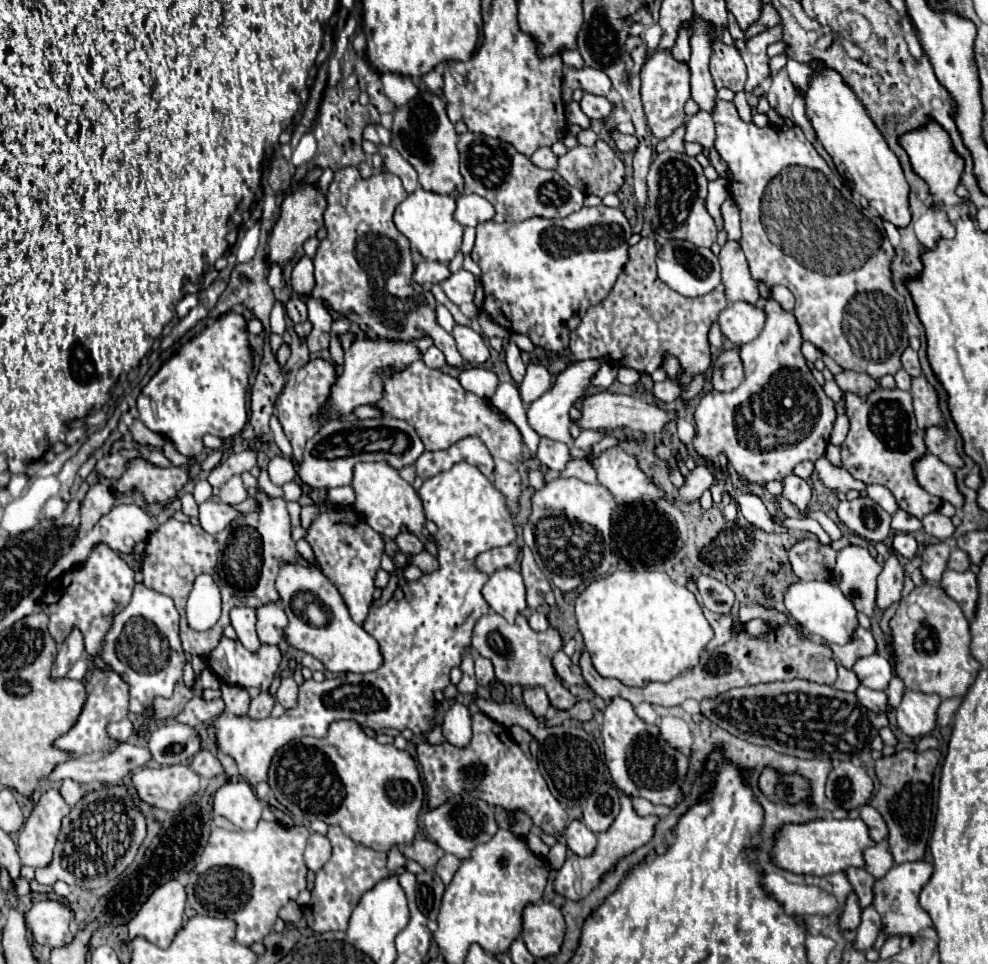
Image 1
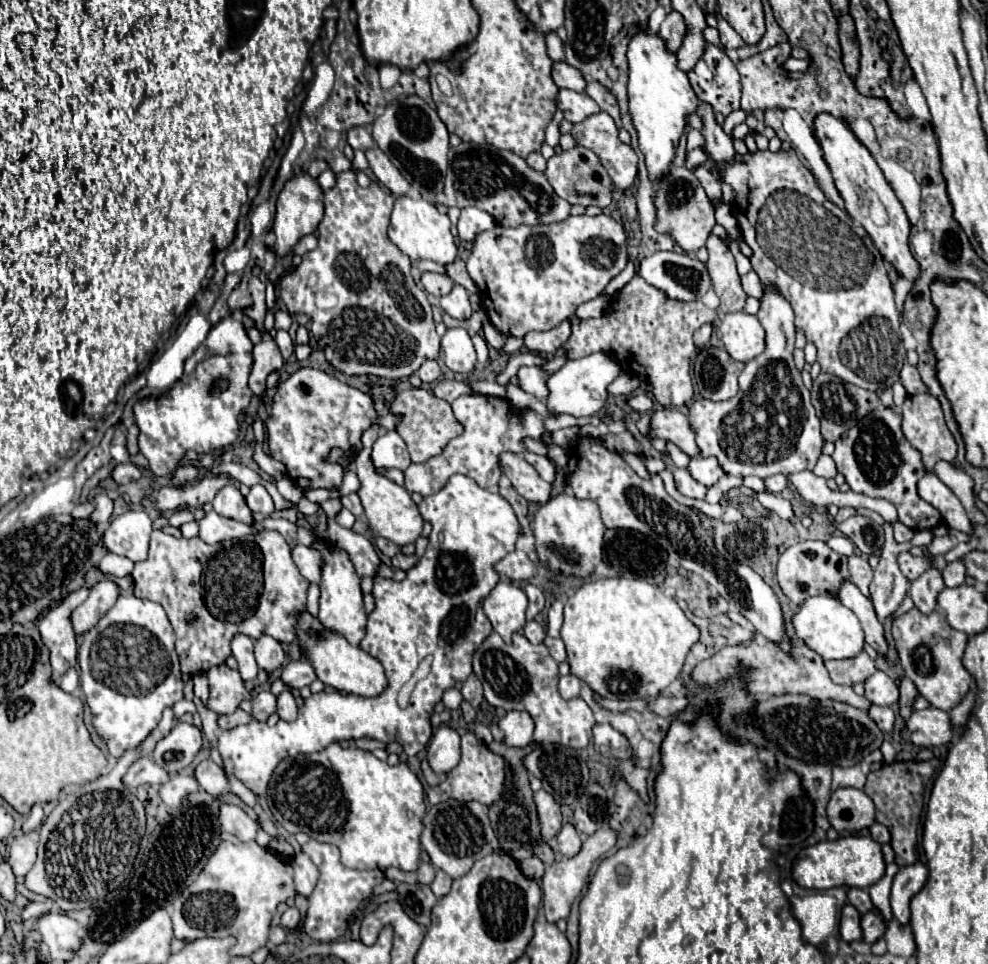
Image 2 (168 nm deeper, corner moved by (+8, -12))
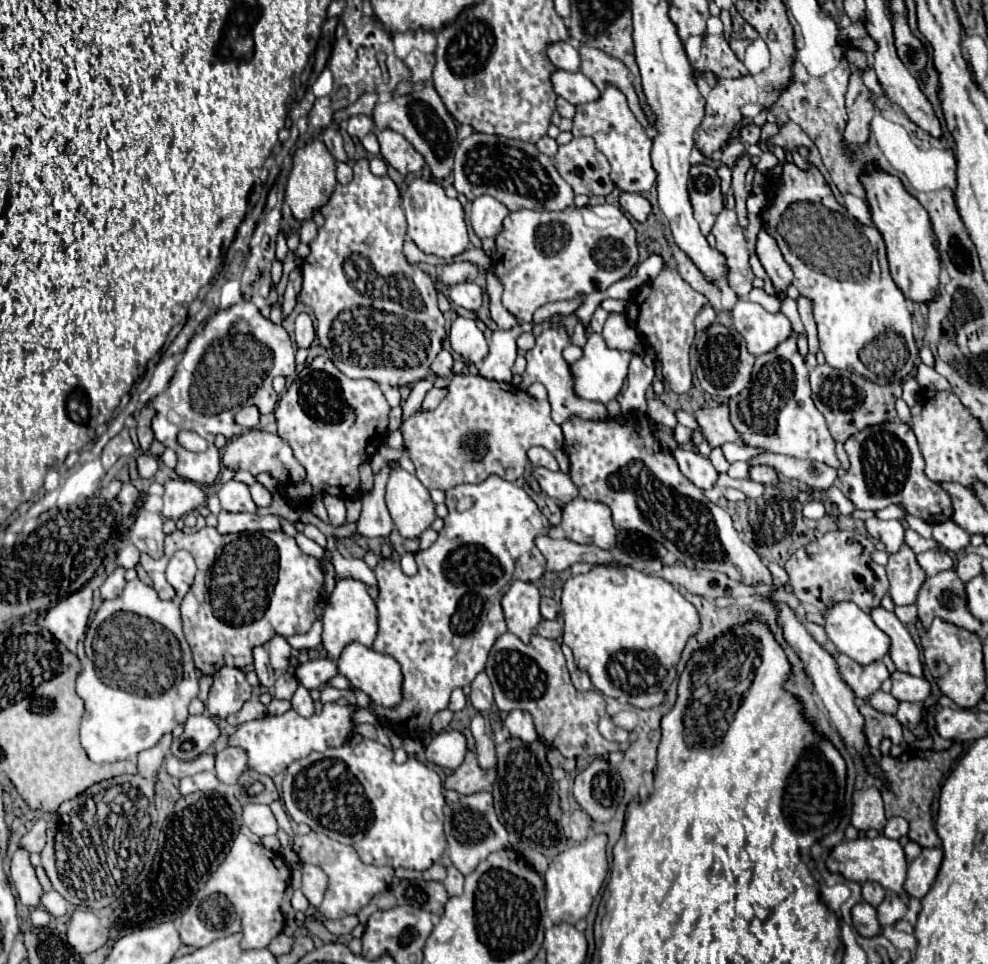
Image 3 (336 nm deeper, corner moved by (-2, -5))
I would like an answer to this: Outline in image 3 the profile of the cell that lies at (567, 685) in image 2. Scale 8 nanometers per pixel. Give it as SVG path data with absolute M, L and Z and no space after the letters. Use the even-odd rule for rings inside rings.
M579 669L575 673L571 673L571 681L573 681L573 685L575 685L577 691L589 691L593 687L589 675L585 671L579 671Z

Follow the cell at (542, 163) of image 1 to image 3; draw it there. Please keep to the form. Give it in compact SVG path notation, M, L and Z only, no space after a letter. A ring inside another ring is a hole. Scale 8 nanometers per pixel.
M545 135L545 137L541 137L541 139L537 141L537 149L539 149L541 153L545 153L545 155L553 157L553 155L557 153L557 141L555 141L555 139L551 139L549 135Z

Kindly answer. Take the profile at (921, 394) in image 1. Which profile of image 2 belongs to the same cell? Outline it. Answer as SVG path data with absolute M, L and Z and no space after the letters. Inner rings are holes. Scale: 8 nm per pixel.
M931 394L909 396L905 400L905 404L901 406L901 410L903 410L903 434L913 444L913 448L917 448L921 452L927 472L933 470L937 460L949 460L949 462L955 460L957 444L955 444L949 428L945 428L941 404L939 404L939 400L935 396L931 396Z

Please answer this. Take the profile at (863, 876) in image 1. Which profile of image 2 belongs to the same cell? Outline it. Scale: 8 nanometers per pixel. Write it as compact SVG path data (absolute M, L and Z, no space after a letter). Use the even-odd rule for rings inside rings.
M849 888L847 896L849 896L849 904L853 904L859 910L859 914L867 914L873 908L873 902L871 902L867 890L863 890L863 888Z

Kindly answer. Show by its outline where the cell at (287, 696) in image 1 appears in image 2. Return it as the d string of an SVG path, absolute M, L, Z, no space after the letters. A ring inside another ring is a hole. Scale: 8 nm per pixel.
M283 690L279 696L277 696L277 714L281 720L295 720L297 718L297 704L295 704L295 698L291 692Z

